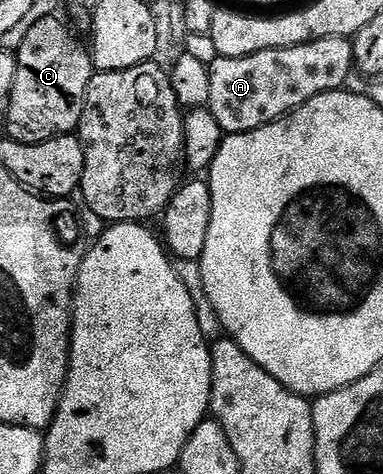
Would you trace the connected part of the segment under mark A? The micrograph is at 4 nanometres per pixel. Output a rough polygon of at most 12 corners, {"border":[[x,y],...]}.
{"border":[[330,36],[207,63],[207,110],[254,132],[345,89],[354,48]]}

